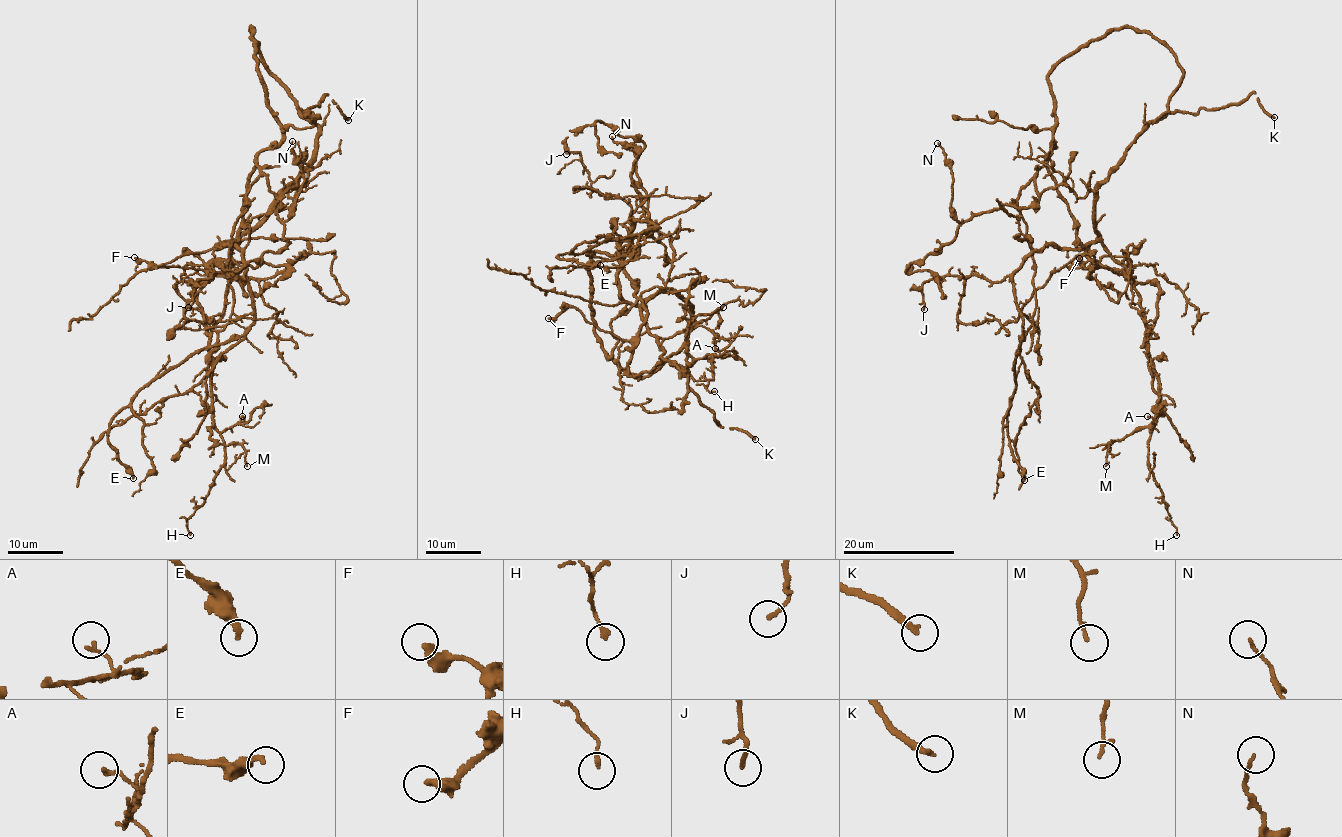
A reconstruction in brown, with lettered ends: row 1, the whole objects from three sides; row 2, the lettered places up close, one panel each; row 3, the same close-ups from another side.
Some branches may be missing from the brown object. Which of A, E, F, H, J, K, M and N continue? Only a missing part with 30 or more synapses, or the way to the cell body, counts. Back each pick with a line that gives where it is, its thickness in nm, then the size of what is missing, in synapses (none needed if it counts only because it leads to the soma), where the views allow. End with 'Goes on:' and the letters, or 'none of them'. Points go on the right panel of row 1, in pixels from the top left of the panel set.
E: at (1024, 480); 190 nm thick; about 30 synapses
K: at (1274, 117); 280 nm thick
Goes on: E, K

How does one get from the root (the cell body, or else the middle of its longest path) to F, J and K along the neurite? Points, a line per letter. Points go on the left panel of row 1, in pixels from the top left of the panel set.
F: (220, 248), (234, 242), (223, 316), (210, 337), (190, 283), (208, 275), (134, 257)
J: (220, 248), (234, 244), (241, 248), (246, 280), (220, 273), (199, 279), (188, 307)
K: (220, 248), (267, 214), (308, 164), (318, 131), (301, 109), (328, 96), (348, 120)

